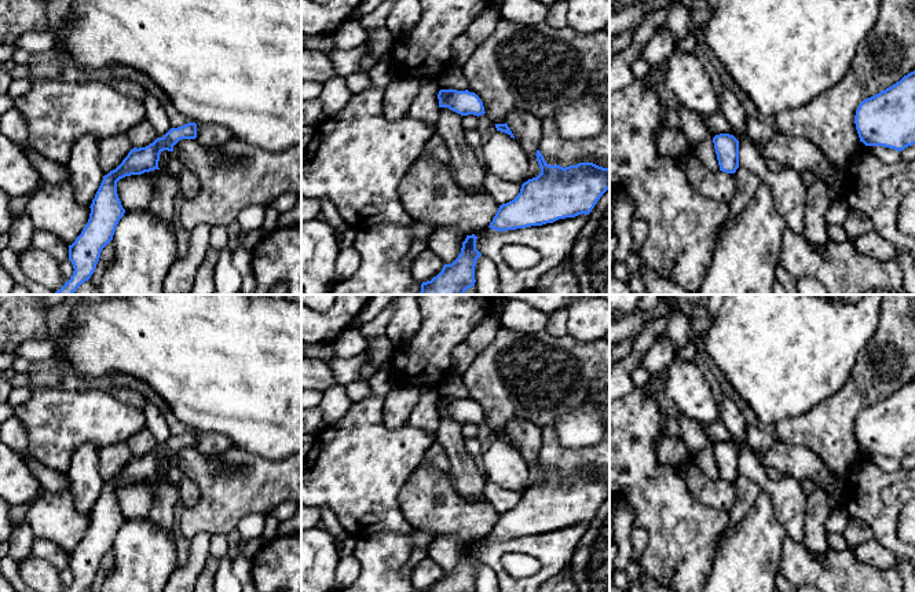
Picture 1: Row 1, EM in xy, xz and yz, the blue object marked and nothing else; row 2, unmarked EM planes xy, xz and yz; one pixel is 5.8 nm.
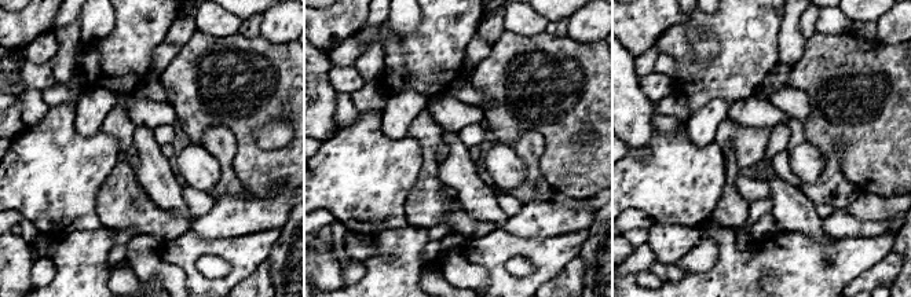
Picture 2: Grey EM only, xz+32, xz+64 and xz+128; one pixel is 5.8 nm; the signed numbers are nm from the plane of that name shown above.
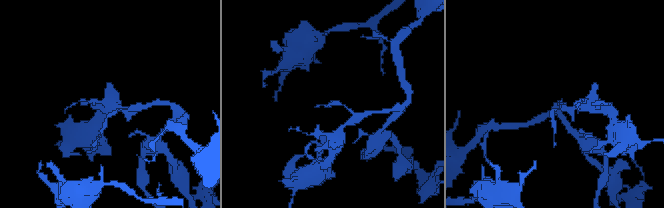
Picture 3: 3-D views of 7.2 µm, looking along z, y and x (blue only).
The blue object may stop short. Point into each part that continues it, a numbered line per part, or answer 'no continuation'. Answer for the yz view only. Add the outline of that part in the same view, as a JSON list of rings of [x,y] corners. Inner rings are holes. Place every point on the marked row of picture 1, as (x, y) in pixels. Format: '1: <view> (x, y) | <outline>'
1: yz (789, 190) | [[[721,85],[721,113],[739,135],[739,167],[753,171],[766,183],[773,194],[775,205],[784,219],[787,229],[804,235],[806,186],[795,169],[786,167],[772,171],[747,136],[746,112],[740,101]]]

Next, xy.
no continuation

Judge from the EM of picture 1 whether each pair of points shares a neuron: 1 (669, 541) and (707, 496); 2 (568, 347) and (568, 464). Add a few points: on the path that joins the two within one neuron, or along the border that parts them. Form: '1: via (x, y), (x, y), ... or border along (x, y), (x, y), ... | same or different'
1: border along (687, 486), (702, 503), (728, 512) | different
2: via (553, 376), (549, 380), (549, 435) | same

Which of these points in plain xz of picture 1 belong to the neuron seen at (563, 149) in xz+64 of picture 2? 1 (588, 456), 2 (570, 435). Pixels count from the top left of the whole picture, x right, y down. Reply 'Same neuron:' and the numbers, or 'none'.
Same neuron: 1

